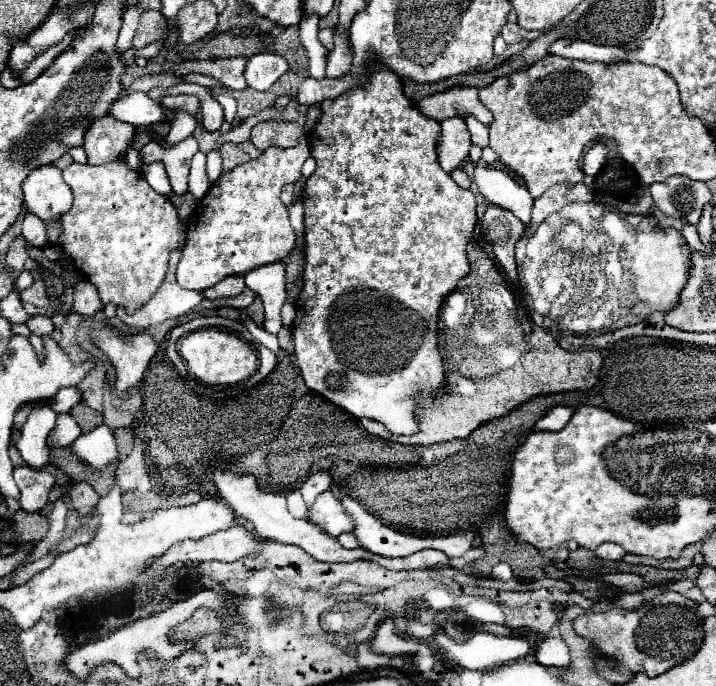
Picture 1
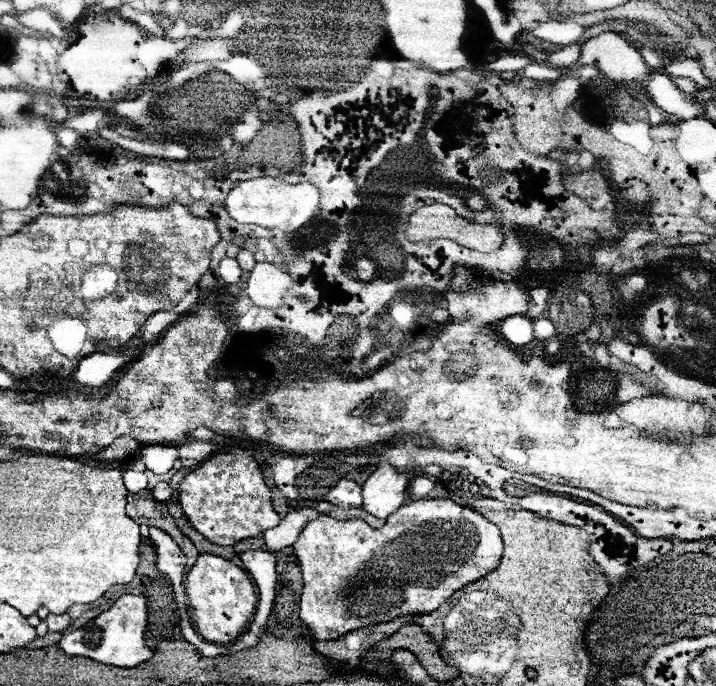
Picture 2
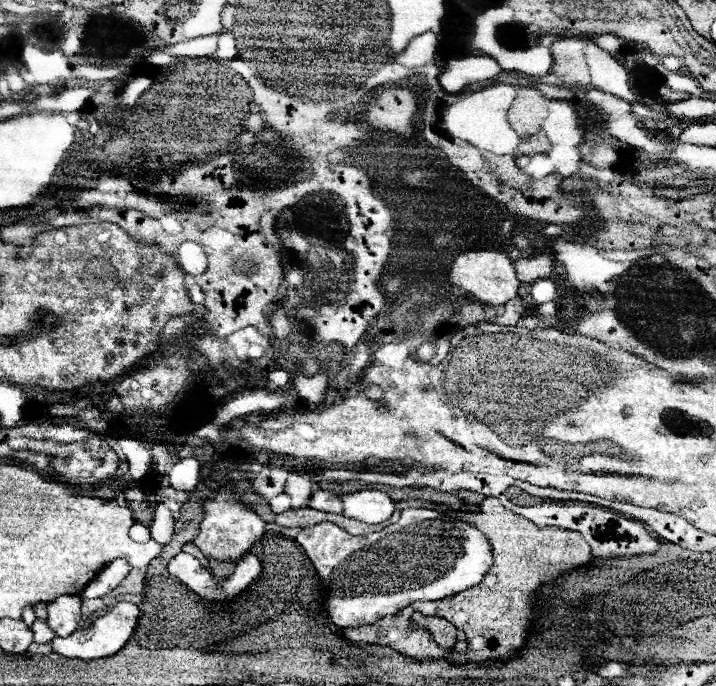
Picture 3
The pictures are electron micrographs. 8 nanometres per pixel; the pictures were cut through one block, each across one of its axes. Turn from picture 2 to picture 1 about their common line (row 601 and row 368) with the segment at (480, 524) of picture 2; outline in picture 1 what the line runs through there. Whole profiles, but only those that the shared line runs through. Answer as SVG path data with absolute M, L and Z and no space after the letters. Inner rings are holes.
M374 68L368 86L350 88L334 100L324 100L322 104L322 118L316 124L314 132L308 136L310 140L310 154L316 158L316 172L308 178L302 202L304 202L304 224L306 224L306 242L304 242L304 288L296 302L296 320L292 324L292 338L294 338L294 354L302 372L306 386L336 406L344 408L356 418L372 418L382 422L392 434L406 434L412 436L420 430L416 420L416 412L420 408L418 398L436 398L444 390L446 382L446 368L442 354L438 350L438 312L444 298L458 286L458 282L470 272L468 252L466 246L472 240L476 228L476 200L470 190L460 188L450 174L446 174L438 164L438 138L440 138L440 124L420 114L418 108L412 108L410 100L402 92L400 78L386 70Z

